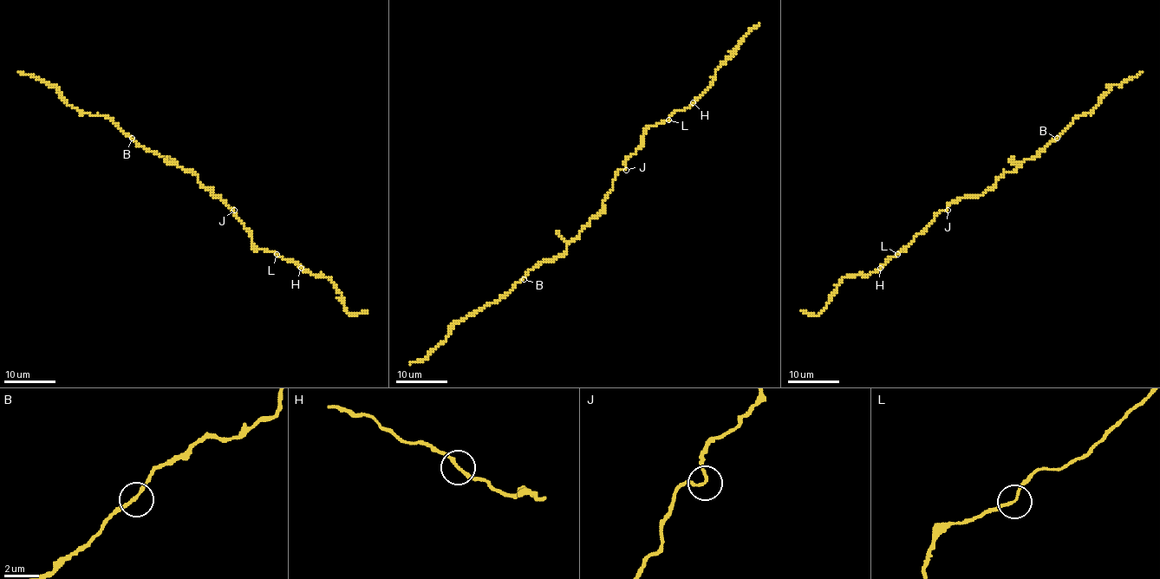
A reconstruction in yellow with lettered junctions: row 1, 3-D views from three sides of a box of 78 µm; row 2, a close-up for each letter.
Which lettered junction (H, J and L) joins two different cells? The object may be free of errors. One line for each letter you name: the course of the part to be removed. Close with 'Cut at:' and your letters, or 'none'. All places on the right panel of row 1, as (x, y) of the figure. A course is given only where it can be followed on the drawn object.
Cut at: none

